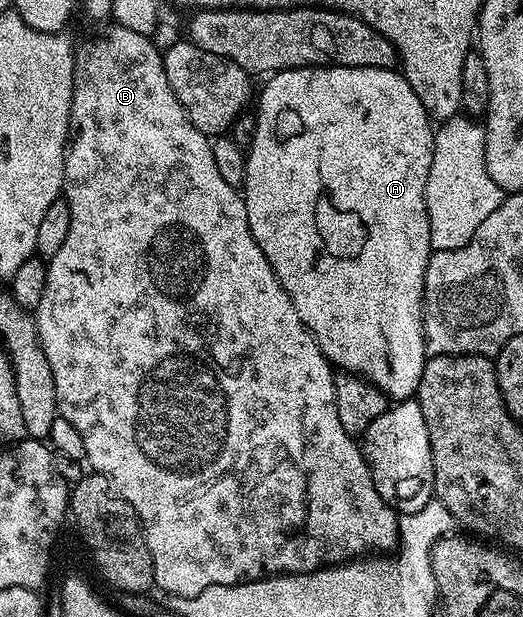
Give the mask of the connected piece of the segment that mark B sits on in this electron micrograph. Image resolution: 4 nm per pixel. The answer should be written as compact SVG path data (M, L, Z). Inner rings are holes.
M118 25L112 26L112 31L104 39L95 39L87 48L78 52L75 61L75 84L73 85L73 101L71 102L71 134L67 140L67 152L63 162L62 198L69 205L69 234L61 249L47 263L47 280L45 294L41 296L41 305L33 312L35 328L39 334L39 344L45 353L45 361L49 361L49 369L53 369L53 385L57 389L57 405L59 418L69 421L77 433L81 433L81 441L85 441L85 459L90 470L97 475L104 475L115 486L115 492L137 513L143 525L143 533L147 536L147 548L153 561L155 587L163 590L164 596L197 597L197 593L205 593L213 585L237 585L252 583L273 575L300 575L306 571L318 571L321 567L333 567L336 563L350 563L352 559L370 556L372 553L391 553L399 546L399 515L377 493L373 485L373 477L363 460L363 448L341 425L341 417L337 417L337 401L335 400L335 376L327 358L321 353L317 341L309 333L309 329L297 317L293 309L293 301L289 301L289 293L277 281L265 253L261 253L261 245L253 241L253 233L249 229L247 206L242 194L233 185L228 185L217 173L217 165L213 161L211 139L194 127L163 72L163 56L156 47L151 35L135 33L131 29Z

